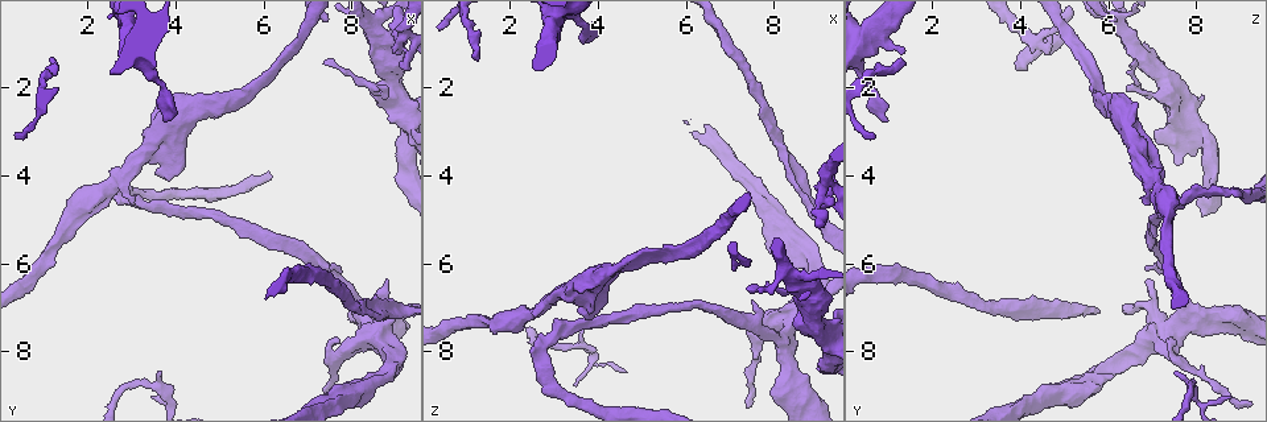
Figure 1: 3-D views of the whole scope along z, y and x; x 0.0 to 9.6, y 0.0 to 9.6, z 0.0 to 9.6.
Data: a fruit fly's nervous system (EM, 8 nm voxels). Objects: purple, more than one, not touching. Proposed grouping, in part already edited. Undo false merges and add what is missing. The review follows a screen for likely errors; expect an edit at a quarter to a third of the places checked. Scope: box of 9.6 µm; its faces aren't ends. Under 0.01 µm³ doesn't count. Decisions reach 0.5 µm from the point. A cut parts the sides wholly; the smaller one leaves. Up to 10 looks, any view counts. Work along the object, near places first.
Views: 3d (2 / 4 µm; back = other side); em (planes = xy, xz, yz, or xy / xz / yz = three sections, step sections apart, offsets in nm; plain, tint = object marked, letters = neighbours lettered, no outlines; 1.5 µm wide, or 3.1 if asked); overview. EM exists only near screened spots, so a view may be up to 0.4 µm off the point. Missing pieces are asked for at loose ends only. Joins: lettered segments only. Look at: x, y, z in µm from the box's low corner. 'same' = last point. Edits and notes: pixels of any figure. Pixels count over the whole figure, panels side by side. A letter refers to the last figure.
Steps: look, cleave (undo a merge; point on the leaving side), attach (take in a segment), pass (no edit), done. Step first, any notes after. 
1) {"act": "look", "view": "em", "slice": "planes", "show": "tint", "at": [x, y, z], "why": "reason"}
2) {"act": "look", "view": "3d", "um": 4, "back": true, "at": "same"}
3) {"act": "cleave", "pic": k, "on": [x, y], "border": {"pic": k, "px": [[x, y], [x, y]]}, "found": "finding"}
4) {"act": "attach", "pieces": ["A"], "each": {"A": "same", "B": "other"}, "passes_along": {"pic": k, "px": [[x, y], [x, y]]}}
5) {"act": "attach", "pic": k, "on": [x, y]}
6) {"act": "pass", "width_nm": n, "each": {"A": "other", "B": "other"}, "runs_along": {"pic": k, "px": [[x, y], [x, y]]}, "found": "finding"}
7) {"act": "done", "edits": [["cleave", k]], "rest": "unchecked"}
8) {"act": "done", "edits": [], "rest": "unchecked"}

{"act": "look", "view": "em", "slice": "xz", "step": 8, "show": "letters", "at": [9.05, 0.95, 4.40], "why": "sharp bend"}

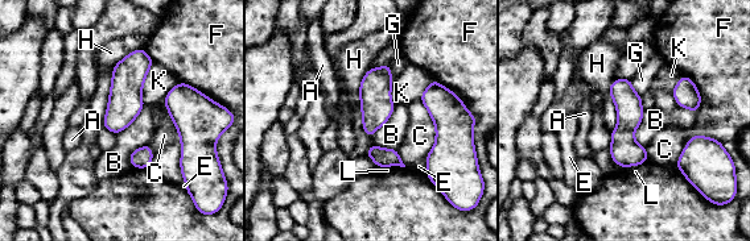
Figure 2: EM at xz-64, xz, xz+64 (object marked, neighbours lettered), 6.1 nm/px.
{"act": "pass", "each": {"A": "other", "B": "other", "C": "other", "E": "other", "F": "other", "G": "other", "H": "other", "K": "other", "L": "other"}, "border": {"pic": 2, "px": [[370, 69], [359, 88], [369, 137]]}, "found": "one cell here"}

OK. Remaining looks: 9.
{"act": "look", "view": "em", "slice": "yz", "step": 4, "show": "tint", "at": [8.65, 2.15, 7.35], "why": "thin arm on a thick one"}

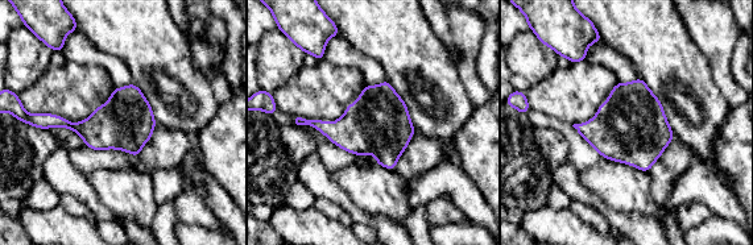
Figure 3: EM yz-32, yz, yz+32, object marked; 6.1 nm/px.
{"act": "look", "view": "em", "slice": "yz", "step": 4, "show": "letters", "at": "same", "why": "what lies round it"}

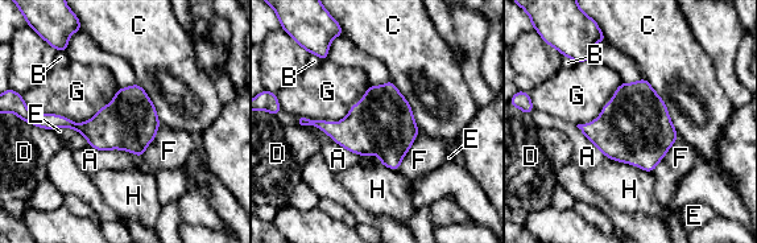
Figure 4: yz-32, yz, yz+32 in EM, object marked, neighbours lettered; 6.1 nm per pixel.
{"act": "pass", "each": {"A": "other", "B": "other", "C": "other", "D": "other", "E": "other", "F": "other", "G": "other", "H": "other"}, "border": {"pic": 4, "px": [[52, 128], [77, 130], [91, 147]]}, "found": "all the same cell"}

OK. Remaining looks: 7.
{"act": "look", "view": "em", "slice": "yz", "step": 4, "show": "letters", "at": [8.85, 6.35, 6.95]}

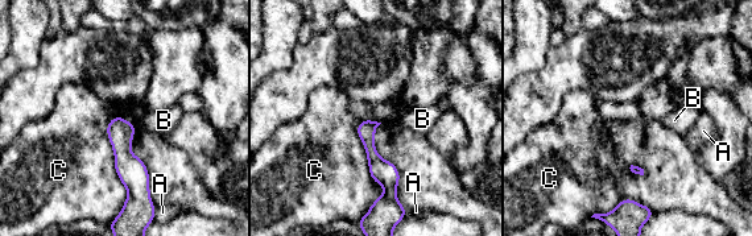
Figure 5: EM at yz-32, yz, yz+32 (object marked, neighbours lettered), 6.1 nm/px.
{"act": "pass", "each": {"A": "other", "B": "other", "C": "other"}, "border": {"pic": 5, "px": [[116, 115], [107, 136], [123, 208]]}, "found": "no lettered segment goes on from it"}

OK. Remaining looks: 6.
{"act": "look", "view": "3d", "um": 4, "at": [1.30, 1.35, 1.35], "why": "an open end"}

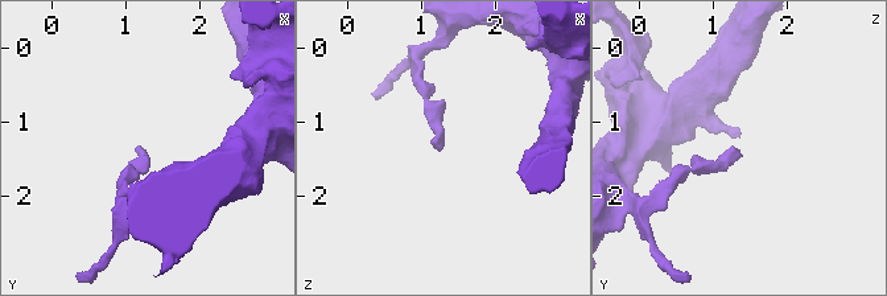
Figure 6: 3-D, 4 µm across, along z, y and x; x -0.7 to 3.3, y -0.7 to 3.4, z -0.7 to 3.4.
{"act": "look", "view": "em", "slice": "planes", "show": "tint", "at": [1.30, 1.40, 1.35], "why": "shape alone is not enough"}

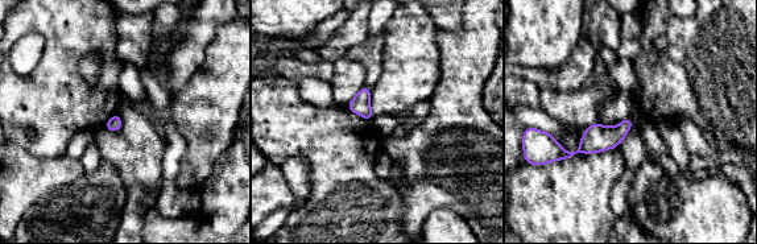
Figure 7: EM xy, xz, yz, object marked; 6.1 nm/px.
{"act": "look", "view": "em", "slice": "planes", "show": "letters", "at": "same", "why": "see the neighbours"}

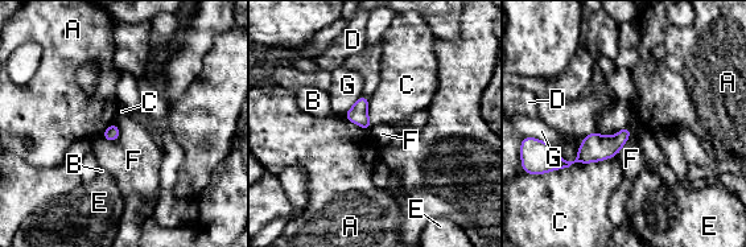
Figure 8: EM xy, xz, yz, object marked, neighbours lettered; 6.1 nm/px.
{"act": "pass", "each": {"A": "other", "B": "other", "C": "other", "D": "other", "E": "other", "F": "other", "G": "other"}, "border": {"pic": 8, "px": [[116, 123], [119, 136], [106, 140]]}, "found": "no lettered segment goes on from it"}

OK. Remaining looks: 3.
{"act": "done", "edits": [], "rest": "unchecked"}

